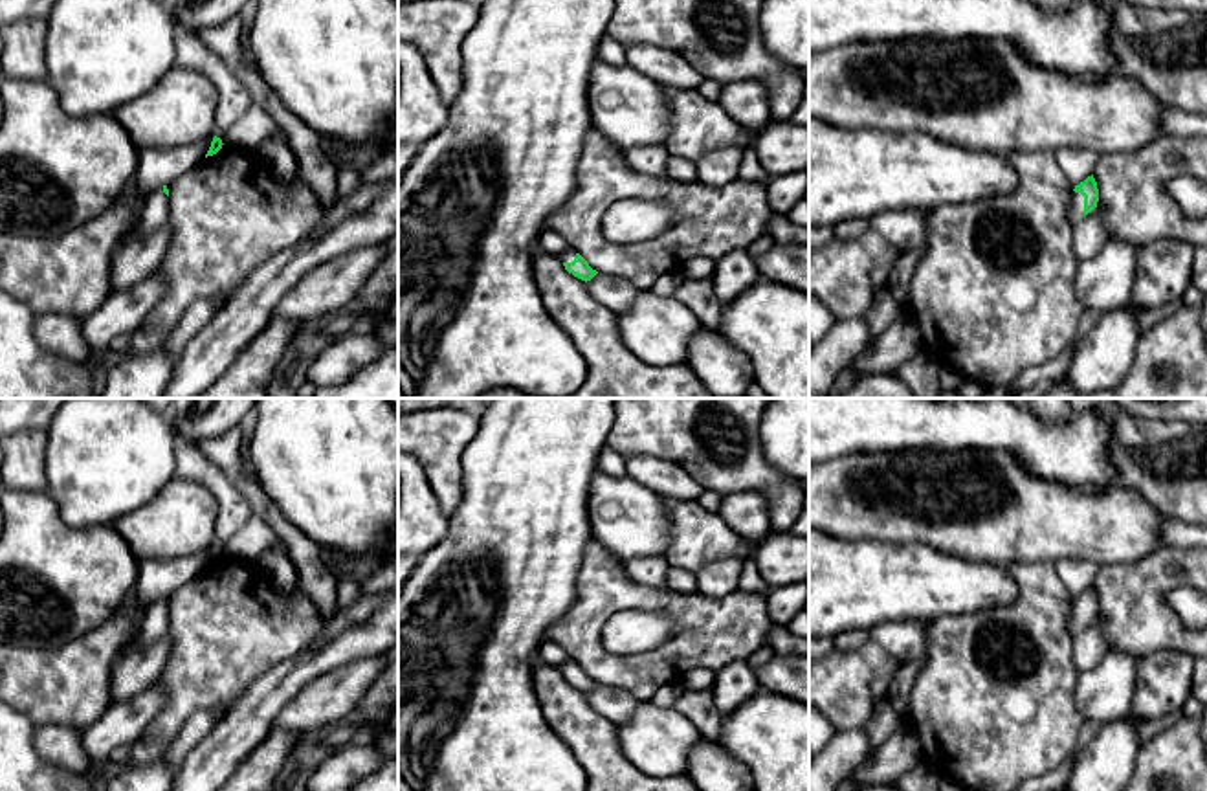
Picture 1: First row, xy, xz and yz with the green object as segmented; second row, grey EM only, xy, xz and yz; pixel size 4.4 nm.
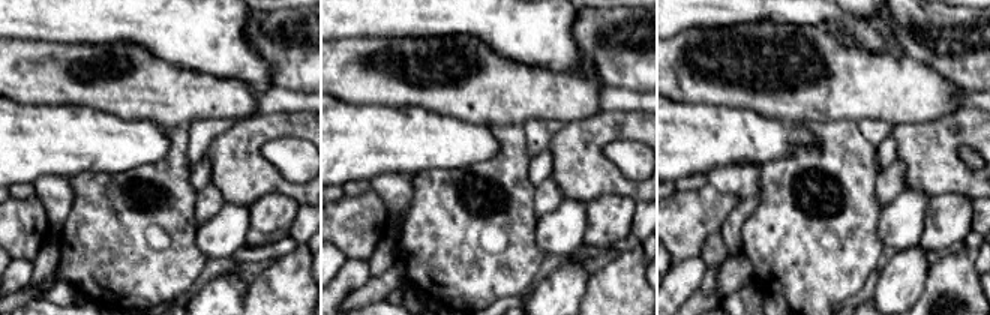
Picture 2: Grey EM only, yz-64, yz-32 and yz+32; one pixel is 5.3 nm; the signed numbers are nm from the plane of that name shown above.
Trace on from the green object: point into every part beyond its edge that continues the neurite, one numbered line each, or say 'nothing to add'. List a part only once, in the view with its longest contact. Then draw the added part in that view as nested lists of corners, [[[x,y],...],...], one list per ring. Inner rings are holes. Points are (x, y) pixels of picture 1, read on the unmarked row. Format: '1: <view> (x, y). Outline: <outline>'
1: yz (1077, 612). Outline: [[[1080,604],[1071,606],[1071,633],[1075,635],[1084,628],[1084,607]]]

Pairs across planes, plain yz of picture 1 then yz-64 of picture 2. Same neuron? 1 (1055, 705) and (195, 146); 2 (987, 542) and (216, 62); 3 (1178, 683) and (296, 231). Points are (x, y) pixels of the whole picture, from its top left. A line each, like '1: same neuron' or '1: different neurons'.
1: different neurons
2: different neurons
3: different neurons

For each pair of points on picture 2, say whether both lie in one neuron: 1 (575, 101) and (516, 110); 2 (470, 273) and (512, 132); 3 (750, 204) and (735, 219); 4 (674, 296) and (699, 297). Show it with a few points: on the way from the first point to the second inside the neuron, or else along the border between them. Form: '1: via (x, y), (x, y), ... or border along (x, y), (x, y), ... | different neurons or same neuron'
1: via (560, 101), (531, 101) | same neuron
2: via (510, 252), (515, 248), (512, 173) | same neuron
3: via (747, 207), (738, 216) | same neuron
4: border along (708, 269), (702, 284), (687, 299) | different neurons

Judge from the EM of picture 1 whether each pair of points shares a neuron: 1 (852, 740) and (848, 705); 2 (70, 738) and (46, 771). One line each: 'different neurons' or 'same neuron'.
1: different neurons
2: different neurons

